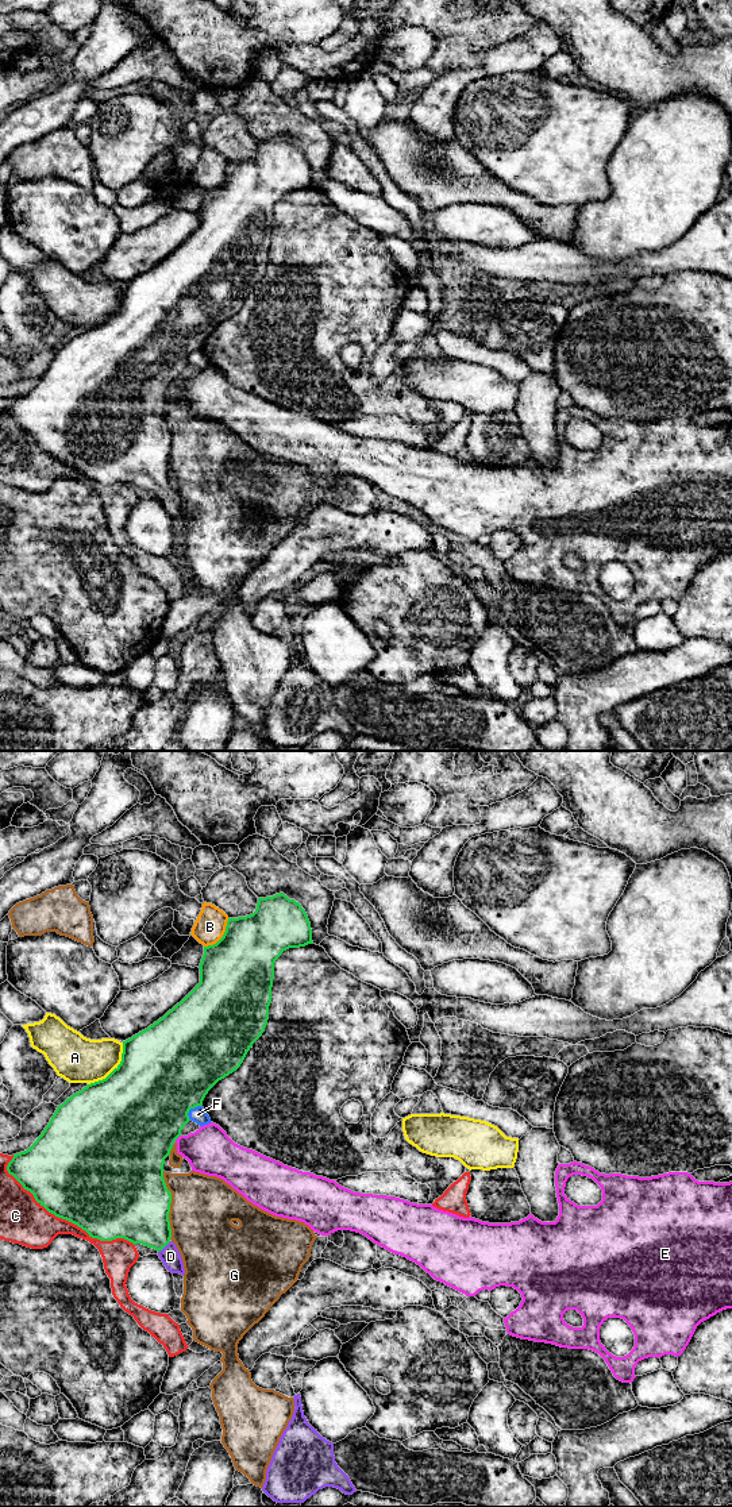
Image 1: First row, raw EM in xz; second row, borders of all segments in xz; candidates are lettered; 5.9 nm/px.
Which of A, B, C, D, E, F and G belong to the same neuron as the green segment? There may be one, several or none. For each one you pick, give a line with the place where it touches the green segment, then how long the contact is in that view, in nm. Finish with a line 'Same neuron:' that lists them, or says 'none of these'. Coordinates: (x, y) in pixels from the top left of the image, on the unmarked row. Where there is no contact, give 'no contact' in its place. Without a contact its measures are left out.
D: contact xz (164, 490); length 100 nm
Same neuron: D

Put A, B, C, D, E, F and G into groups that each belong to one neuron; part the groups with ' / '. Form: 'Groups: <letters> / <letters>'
Groups: A F / B / C / D / E / G

